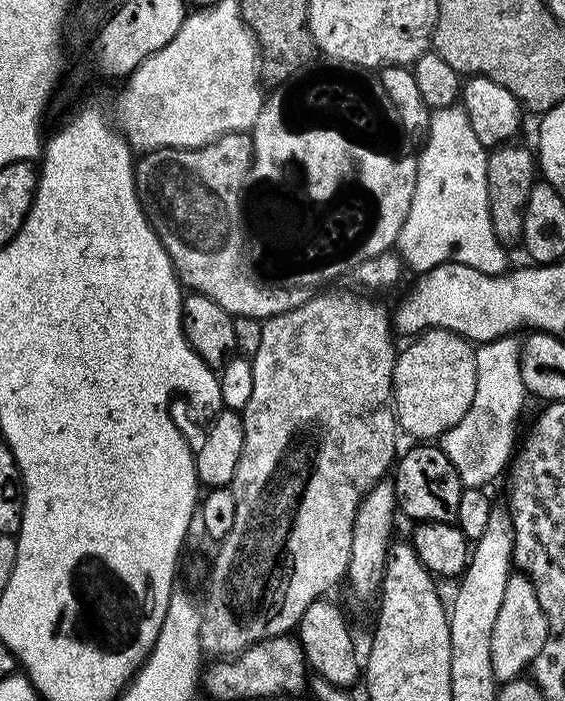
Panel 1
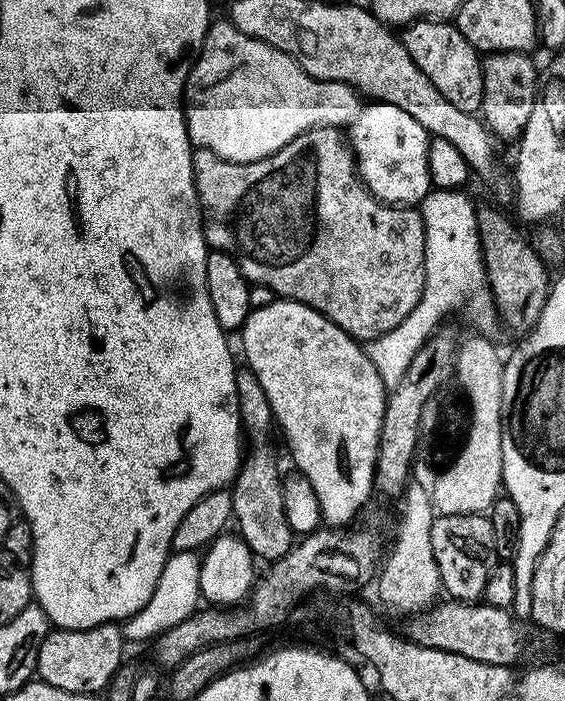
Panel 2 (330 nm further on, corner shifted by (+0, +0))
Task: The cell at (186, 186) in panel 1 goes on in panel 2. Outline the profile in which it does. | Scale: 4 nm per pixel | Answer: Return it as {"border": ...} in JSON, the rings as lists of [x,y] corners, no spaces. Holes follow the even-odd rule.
{"border":[[[336,126],[313,128],[298,138],[291,140],[278,152],[255,160],[249,164],[230,163],[214,154],[209,148],[196,148],[192,156],[192,169],[195,174],[196,192],[200,195],[200,210],[204,214],[204,237],[209,249],[229,252],[244,271],[245,280],[253,285],[265,284],[277,297],[297,300],[314,310],[318,310],[330,322],[334,322],[355,340],[367,342],[377,340],[382,334],[394,330],[418,306],[424,296],[424,218],[415,207],[389,206],[376,199],[363,183],[358,181],[358,173],[352,149],[346,143],[341,129]]]}

